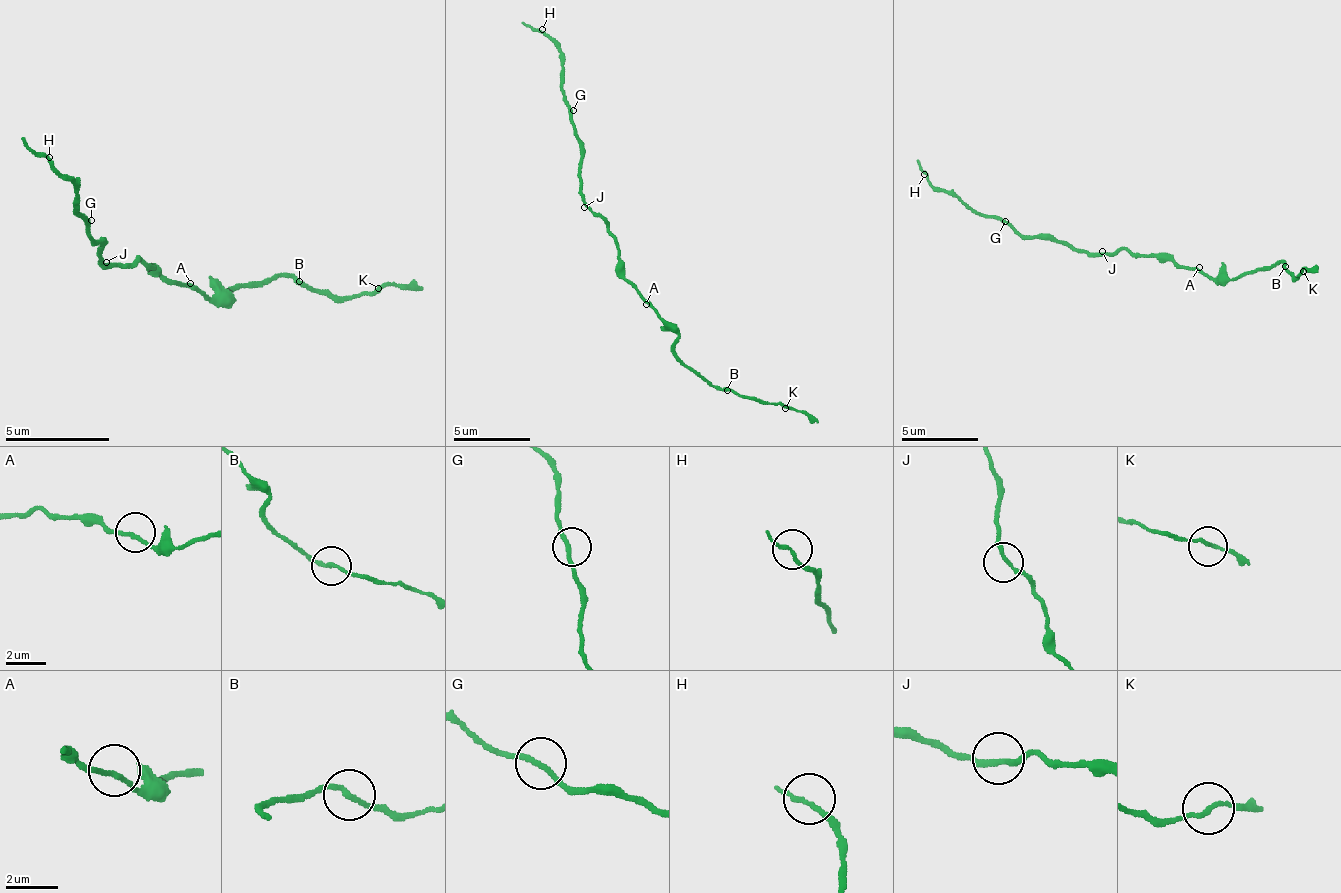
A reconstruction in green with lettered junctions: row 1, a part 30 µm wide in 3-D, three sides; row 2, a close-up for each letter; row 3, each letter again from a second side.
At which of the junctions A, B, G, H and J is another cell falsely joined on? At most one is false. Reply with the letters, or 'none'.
B

